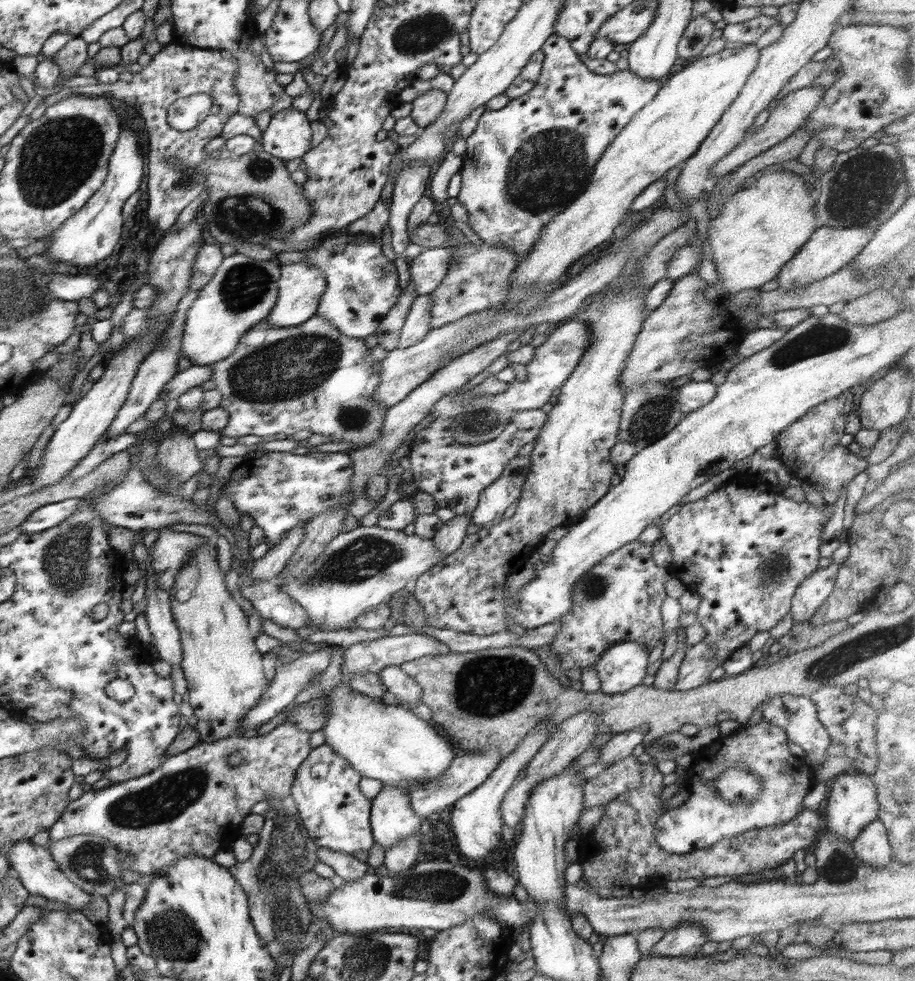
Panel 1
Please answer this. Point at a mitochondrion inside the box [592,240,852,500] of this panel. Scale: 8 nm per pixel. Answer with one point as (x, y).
(653, 416)

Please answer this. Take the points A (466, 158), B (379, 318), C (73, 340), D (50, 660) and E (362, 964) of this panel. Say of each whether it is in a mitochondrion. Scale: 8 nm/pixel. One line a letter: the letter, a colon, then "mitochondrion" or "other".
A: other
B: other
C: other
D: other
E: mitochondrion

